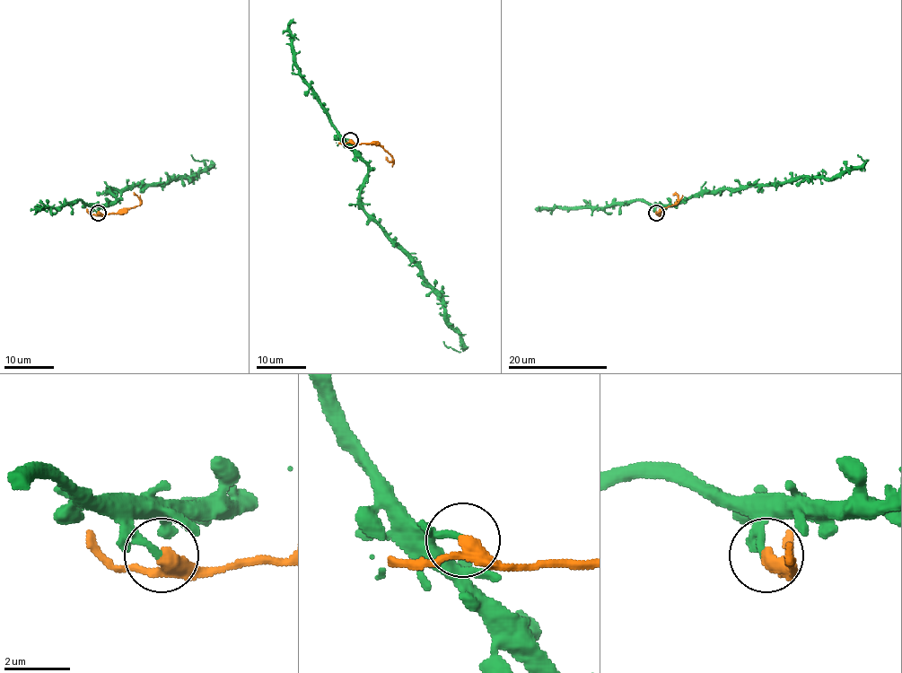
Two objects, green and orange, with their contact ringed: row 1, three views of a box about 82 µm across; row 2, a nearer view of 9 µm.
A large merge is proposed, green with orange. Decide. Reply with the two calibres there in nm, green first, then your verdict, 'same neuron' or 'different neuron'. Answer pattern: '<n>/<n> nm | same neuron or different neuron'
200/360 nm | different neuron

